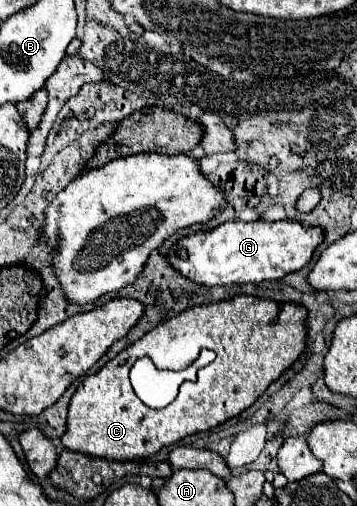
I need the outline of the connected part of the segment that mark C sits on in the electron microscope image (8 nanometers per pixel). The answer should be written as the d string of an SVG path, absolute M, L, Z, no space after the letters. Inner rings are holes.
M234 296L224 302L206 304L206 306L194 306L184 310L180 316L174 316L166 320L164 324L156 326L148 334L144 334L138 342L124 348L116 358L112 358L100 372L86 376L70 402L68 408L68 424L66 432L60 438L60 444L64 450L76 450L80 454L88 454L92 458L104 458L104 460L142 460L150 458L156 452L160 452L168 444L176 444L188 434L210 430L222 422L226 422L232 416L238 416L242 410L246 410L278 376L288 370L298 358L300 352L304 352L304 338L306 338L306 326L304 326L304 308L296 304L284 304L282 308L276 302L254 298L254 296ZM202 348L210 348L216 352L216 360L208 364L206 368L198 370L196 382L184 382L180 386L178 396L174 402L170 402L166 408L154 410L144 406L144 402L134 394L128 372L132 364L144 356L148 356L156 368L162 370L182 370L190 366Z

